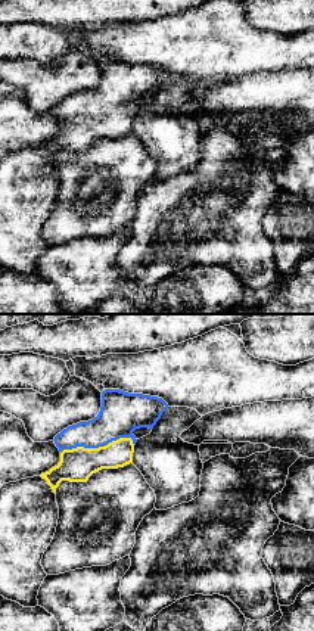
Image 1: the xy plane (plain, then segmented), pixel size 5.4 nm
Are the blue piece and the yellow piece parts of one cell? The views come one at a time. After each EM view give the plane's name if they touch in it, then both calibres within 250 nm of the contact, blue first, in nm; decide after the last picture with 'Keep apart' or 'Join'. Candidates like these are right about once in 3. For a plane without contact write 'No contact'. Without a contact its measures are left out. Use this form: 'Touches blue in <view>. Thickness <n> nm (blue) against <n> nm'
Touches blue in xy. Thickness 240 nm (blue) against 190 nm

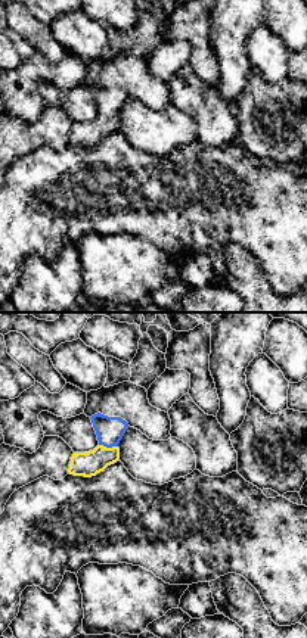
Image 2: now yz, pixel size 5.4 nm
Touches blue in yz. Thickness 150 nm (blue) against 140 nm

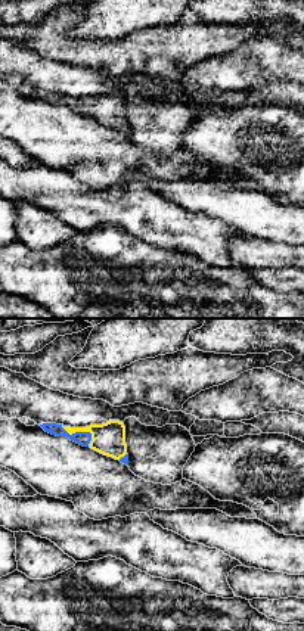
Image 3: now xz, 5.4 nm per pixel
Touches blue in xz. Thickness 80 nm (blue) against 180 nm

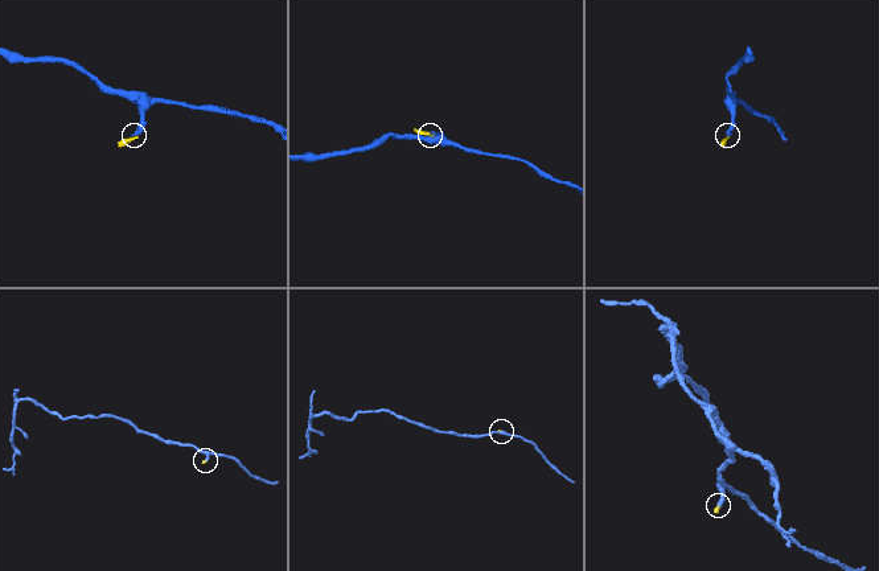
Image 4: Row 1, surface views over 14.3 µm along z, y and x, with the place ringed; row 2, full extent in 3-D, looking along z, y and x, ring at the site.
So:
Join

